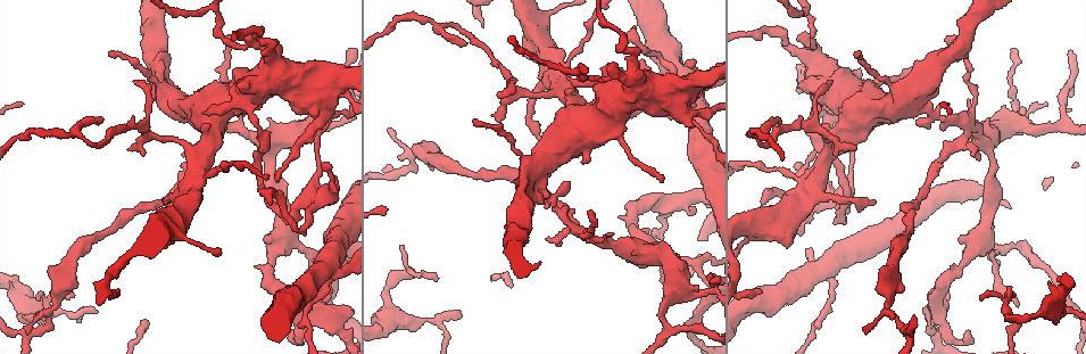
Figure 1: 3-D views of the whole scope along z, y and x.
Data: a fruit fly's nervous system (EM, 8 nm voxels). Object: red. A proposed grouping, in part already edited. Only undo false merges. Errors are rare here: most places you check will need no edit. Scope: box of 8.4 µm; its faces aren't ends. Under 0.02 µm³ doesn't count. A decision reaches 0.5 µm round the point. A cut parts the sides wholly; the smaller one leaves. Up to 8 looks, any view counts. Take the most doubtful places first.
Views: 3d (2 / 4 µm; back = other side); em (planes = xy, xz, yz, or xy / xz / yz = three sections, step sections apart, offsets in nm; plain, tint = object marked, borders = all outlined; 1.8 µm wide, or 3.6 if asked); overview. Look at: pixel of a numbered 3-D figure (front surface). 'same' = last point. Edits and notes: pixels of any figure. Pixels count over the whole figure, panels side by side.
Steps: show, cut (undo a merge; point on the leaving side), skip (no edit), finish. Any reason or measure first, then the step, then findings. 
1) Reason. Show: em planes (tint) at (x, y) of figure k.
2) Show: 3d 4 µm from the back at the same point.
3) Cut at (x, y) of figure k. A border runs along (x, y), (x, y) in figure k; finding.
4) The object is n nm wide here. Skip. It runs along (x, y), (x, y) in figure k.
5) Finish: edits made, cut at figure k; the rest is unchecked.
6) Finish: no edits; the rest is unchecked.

A narrow waist. Show: em xz step 8 (tint) at (578, 232) of figure 1.

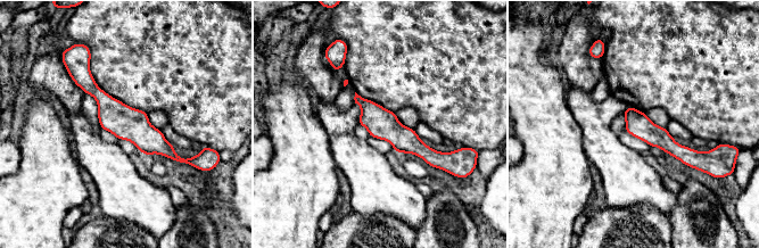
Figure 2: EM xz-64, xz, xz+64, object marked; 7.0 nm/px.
The object is 180 nm wide here. Skip. Continuous, no second neuron.

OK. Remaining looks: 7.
Abrupt turn. Show: em yz step 16 (tint) at (437, 324) of figure 1.

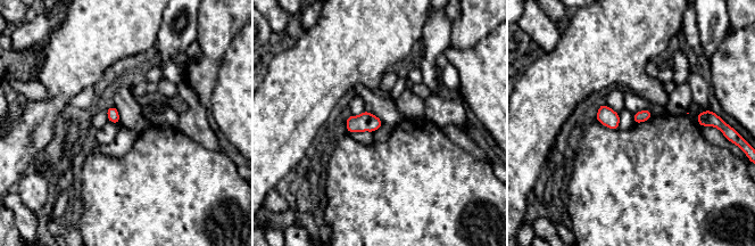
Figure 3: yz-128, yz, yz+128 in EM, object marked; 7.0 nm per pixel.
Show: em planes (tint) at the same point.

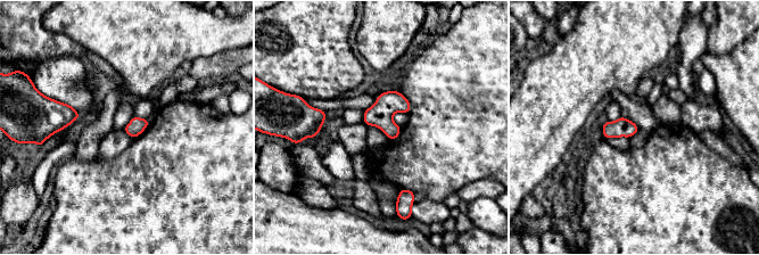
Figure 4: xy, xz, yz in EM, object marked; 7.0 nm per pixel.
Skip. Continuous, no second neuron.

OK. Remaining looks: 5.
Sudden change in width. Show: em 3.6 µm xy step 8 (plain) at (825, 269) of figure 1.

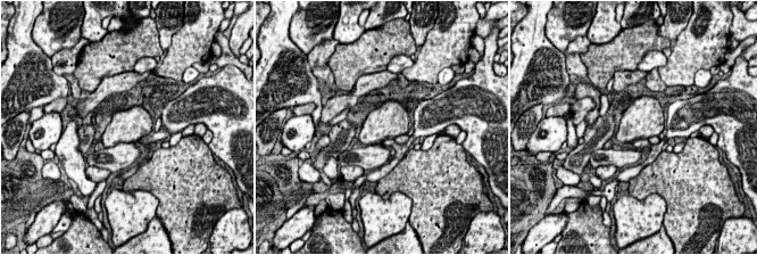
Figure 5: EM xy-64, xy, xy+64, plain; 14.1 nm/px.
Where the object lies. Show: em 3.6 µm xy step 8 (tint) at the same point.

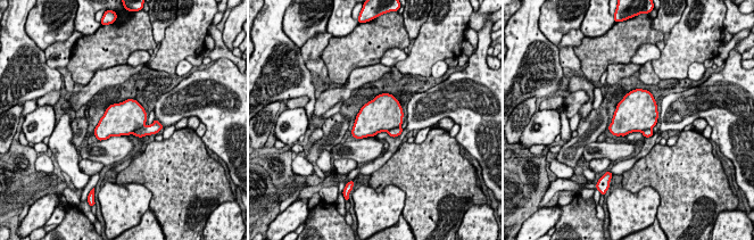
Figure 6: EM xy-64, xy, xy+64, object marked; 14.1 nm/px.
Skip. One neuron here.

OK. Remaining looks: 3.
Finish: no edits; the rest is unchecked.

